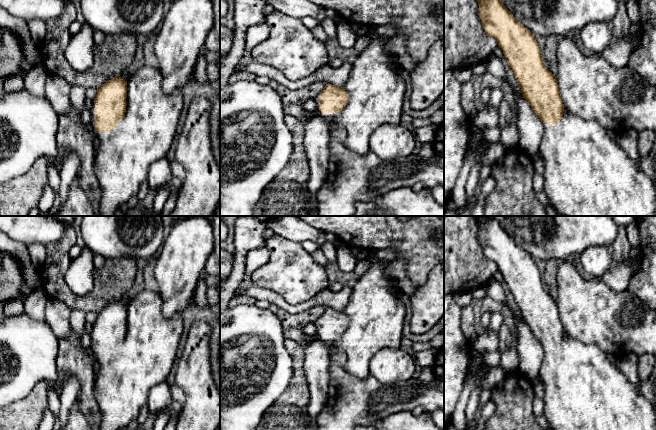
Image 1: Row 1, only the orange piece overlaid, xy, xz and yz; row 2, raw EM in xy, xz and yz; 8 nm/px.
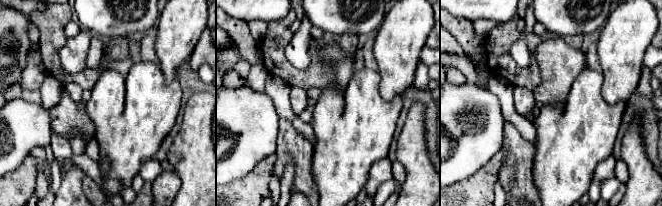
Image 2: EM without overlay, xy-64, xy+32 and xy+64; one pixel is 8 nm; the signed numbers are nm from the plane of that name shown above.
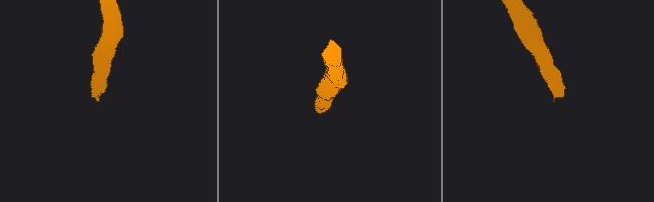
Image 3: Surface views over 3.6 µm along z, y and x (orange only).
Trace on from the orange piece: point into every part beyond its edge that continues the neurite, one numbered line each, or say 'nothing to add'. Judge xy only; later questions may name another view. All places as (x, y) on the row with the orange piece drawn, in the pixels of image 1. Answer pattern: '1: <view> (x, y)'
1: xy (144, 136)

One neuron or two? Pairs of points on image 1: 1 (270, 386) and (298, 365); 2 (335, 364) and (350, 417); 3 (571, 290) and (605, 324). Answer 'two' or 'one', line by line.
1: two
2: one
3: one

